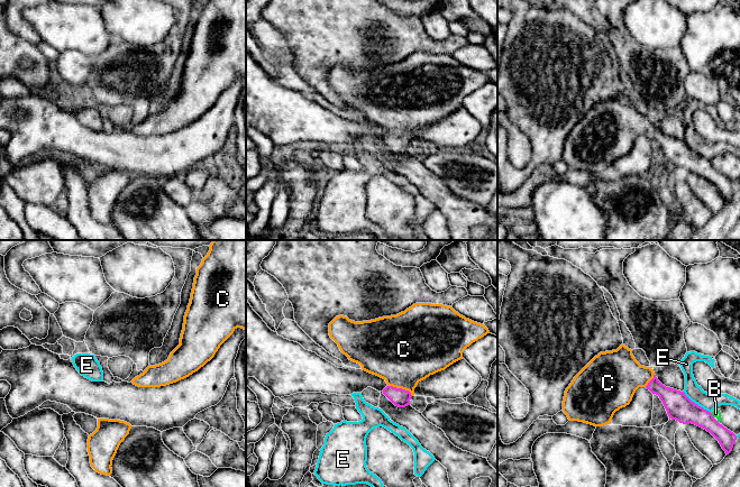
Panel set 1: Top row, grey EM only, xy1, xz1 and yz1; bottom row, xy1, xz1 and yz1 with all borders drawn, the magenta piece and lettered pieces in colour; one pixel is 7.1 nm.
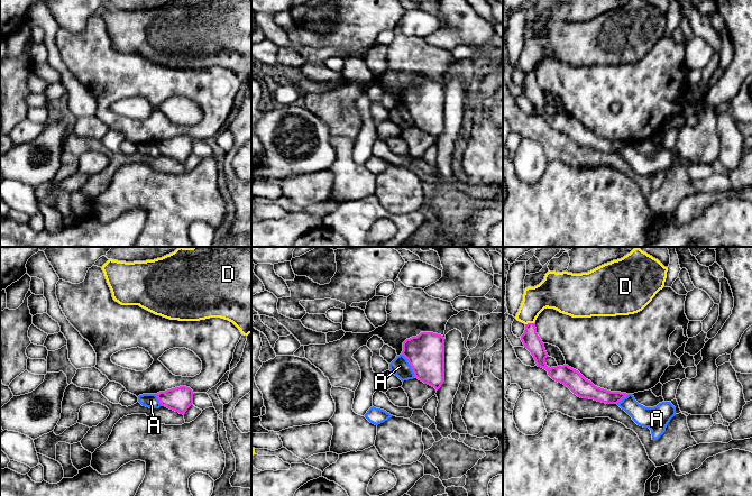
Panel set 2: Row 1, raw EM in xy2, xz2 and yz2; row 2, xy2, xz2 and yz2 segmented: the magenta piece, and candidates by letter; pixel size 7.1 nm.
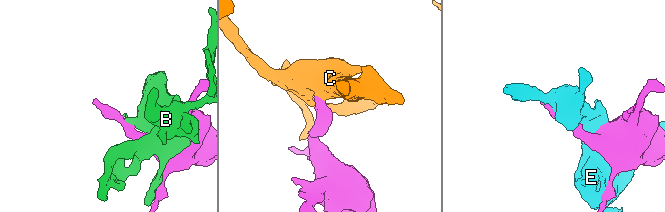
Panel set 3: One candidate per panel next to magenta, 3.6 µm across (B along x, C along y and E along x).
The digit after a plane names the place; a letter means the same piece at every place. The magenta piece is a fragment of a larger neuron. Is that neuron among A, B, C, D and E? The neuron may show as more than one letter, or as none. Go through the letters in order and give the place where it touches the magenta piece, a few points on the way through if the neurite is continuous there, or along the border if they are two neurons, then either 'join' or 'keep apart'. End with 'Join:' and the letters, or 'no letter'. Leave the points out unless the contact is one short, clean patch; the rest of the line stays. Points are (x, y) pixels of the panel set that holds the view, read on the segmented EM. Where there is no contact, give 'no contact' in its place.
A: meets magenta in xz2 at (410, 365); border along xz2 (402, 354), (415, 376); keep apart
B: meets magenta in yz1 at (712, 415); keep apart
C: meets magenta in xz1 at (400, 388); runs through xz1 (400, 397), (400, 388), (403, 354); join
D: meets magenta in yz2 at (529, 323); border along yz2 (533, 322), (525, 324); keep apart
E: meets magenta in yz1 at (696, 404); keep apart
Join: C

